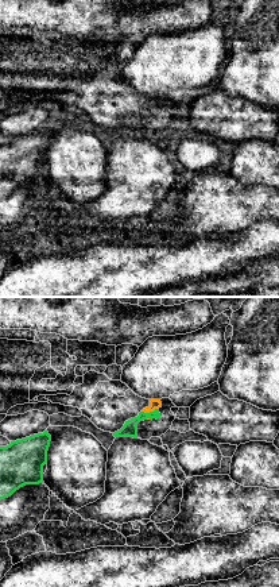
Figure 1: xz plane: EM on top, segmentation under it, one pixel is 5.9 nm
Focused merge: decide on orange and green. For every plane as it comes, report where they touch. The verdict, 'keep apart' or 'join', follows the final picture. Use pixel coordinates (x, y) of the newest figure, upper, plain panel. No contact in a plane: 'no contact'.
(148, 109)

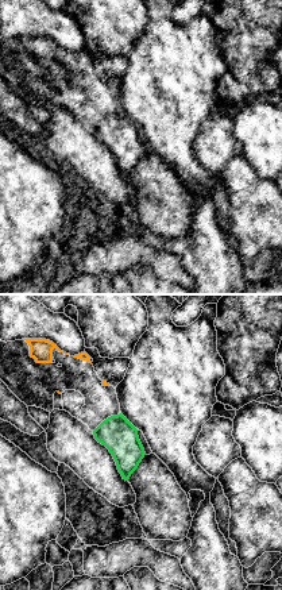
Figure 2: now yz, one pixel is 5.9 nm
no contact

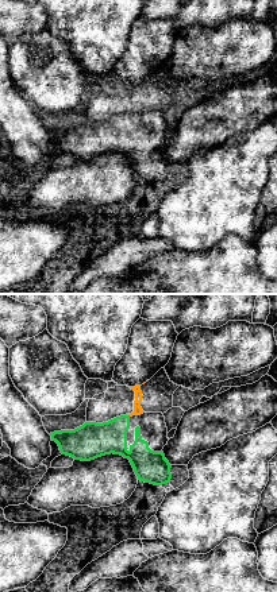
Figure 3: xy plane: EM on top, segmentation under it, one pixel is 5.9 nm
(129, 112)

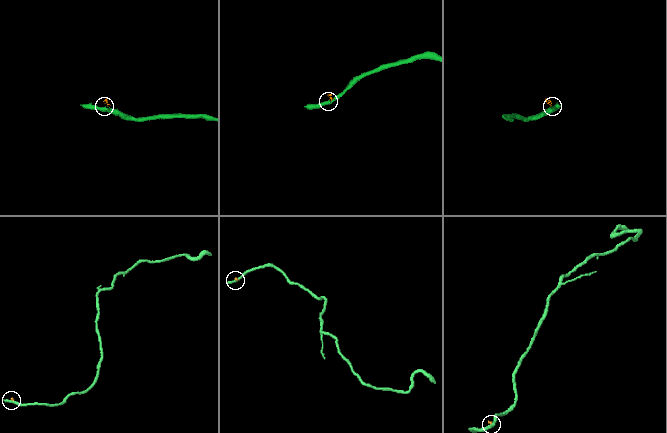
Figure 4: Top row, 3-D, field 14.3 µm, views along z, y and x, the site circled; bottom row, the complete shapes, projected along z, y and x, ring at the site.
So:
keep apart

